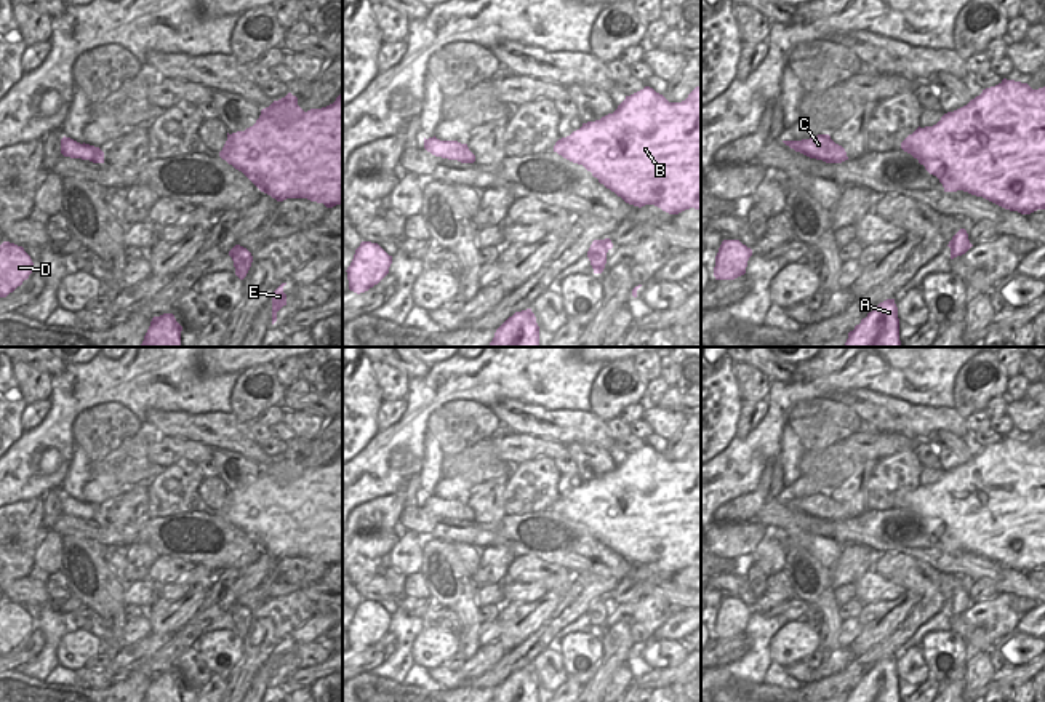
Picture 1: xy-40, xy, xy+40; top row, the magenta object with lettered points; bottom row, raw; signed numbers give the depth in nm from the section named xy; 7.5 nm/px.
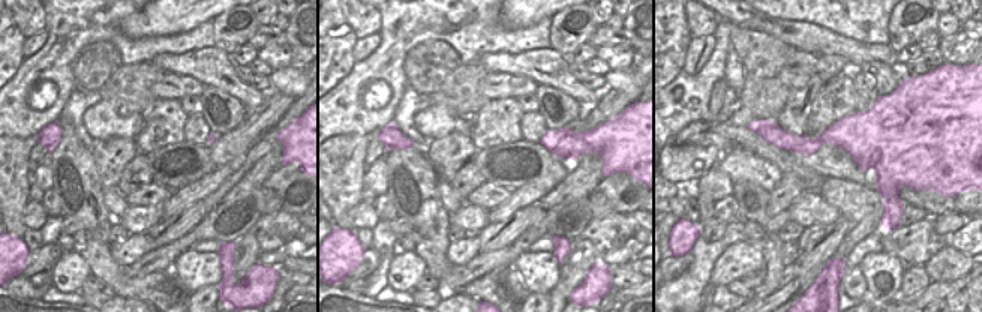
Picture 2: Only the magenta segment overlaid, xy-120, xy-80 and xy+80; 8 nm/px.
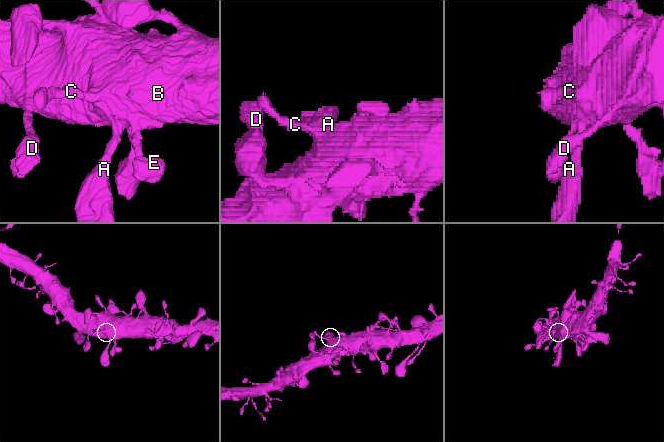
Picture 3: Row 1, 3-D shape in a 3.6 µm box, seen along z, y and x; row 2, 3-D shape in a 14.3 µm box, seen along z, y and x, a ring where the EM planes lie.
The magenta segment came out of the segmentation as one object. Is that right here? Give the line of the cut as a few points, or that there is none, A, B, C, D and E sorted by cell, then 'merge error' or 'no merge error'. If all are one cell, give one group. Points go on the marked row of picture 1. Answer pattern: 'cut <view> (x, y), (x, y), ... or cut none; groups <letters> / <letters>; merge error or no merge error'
cut none; groups A B C D E; no merge error

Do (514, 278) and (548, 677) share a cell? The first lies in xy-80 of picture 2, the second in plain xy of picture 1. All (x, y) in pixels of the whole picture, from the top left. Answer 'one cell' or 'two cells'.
one cell

